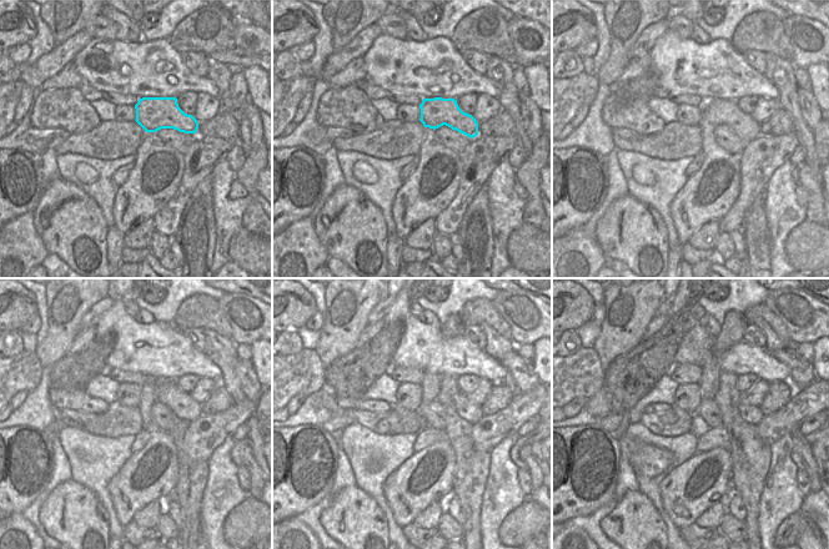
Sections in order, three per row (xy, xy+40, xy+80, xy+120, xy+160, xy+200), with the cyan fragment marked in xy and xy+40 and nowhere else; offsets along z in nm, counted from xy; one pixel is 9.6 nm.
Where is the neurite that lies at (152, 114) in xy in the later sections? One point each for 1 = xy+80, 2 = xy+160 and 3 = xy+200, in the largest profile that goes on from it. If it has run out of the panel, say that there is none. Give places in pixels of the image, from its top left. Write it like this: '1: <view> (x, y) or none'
1: xy+80 (718, 111)
2: xy+160 (472, 413)
3: xy+200 (750, 414)

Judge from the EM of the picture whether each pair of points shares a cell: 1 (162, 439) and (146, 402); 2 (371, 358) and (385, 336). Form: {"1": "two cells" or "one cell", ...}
{"1": "two cells", "2": "one cell"}

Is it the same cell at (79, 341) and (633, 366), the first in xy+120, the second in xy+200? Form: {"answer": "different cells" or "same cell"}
{"answer": "different cells"}

